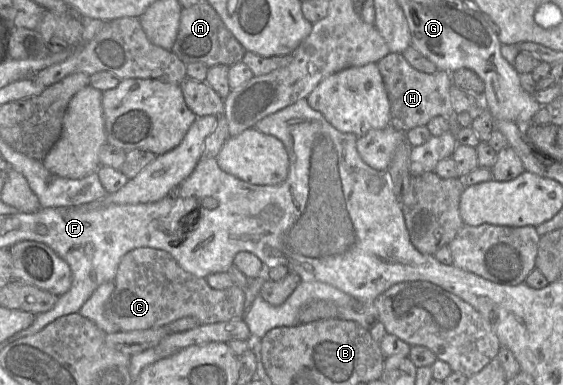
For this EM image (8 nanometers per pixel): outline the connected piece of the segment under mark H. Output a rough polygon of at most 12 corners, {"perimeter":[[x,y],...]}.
{"perimeter":[[401,53],[377,62],[390,126],[403,133],[454,116],[451,74]]}

